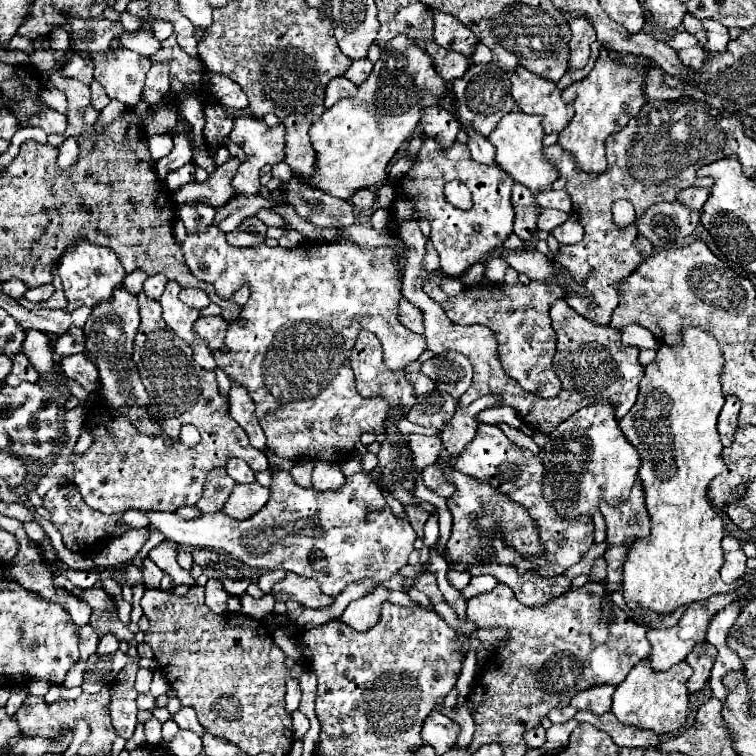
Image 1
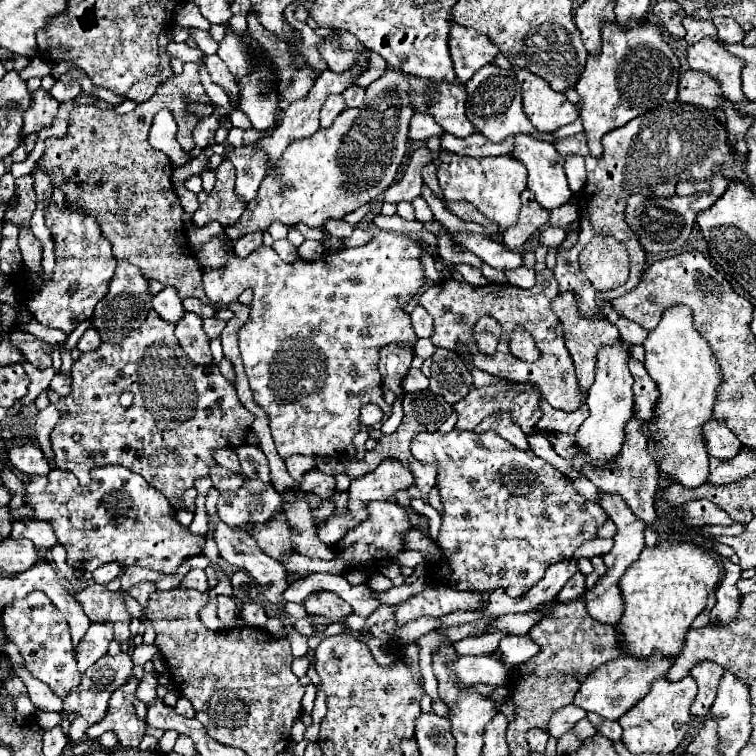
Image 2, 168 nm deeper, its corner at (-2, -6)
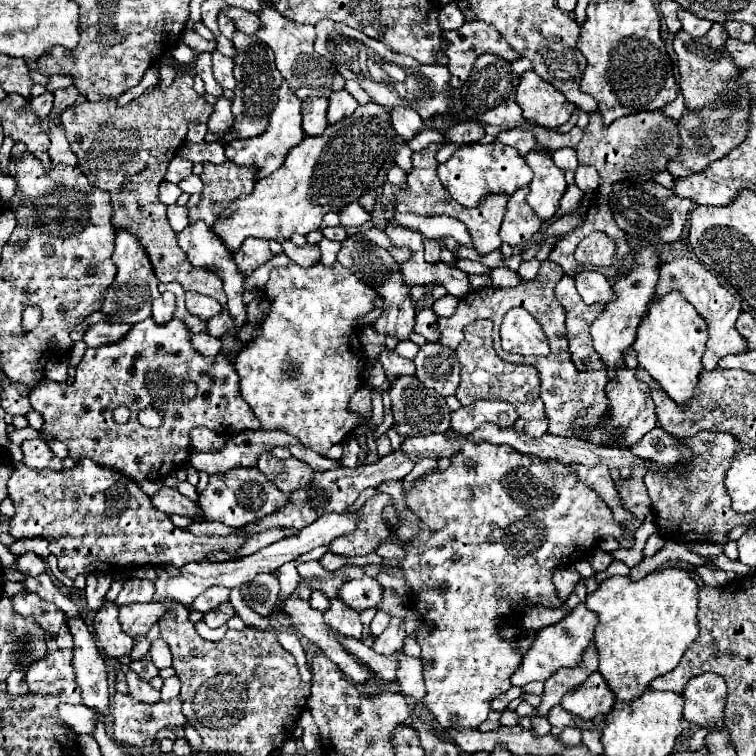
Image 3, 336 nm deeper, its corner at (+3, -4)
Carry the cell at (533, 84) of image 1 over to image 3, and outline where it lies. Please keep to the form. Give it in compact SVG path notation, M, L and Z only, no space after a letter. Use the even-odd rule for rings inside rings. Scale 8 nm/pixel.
M524 72L520 76L516 102L522 108L522 116L526 120L536 120L546 128L558 128L566 124L576 108L564 98L560 90L544 82L536 72Z

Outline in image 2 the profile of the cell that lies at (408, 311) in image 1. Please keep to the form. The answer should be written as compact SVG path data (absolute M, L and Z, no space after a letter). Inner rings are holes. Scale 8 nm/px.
M417 306L411 312L411 320L413 320L413 330L419 338L431 338L433 336L433 318L427 314L427 310L423 306Z

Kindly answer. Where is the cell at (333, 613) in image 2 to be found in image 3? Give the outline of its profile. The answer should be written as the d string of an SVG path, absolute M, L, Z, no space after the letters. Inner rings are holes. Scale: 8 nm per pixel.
M332 600L330 610L324 612L324 622L344 638L356 638L356 640L362 638L360 614L342 600Z

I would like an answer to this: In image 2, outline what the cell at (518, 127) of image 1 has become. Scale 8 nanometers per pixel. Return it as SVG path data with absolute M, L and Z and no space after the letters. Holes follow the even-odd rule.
M515 134L513 144L515 146L513 146L513 152L509 156L525 164L525 168L527 168L527 188L535 194L535 200L541 202L541 206L547 208L547 210L553 210L553 208L559 208L559 206L567 204L569 198L573 196L573 192L569 190L567 178L565 178L565 172L563 172L565 158L561 158L561 154L557 154L555 146L551 142L537 140L529 134Z

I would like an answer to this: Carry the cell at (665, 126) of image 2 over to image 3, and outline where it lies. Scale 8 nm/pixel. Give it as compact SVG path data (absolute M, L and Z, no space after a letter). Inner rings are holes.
M654 110L654 112L638 112L638 114L632 114L632 116L620 118L620 120L612 122L612 128L604 128L602 114L600 112L590 114L590 122L584 128L584 136L582 136L576 152L578 152L578 160L582 164L594 166L598 170L600 186L596 190L594 204L590 206L584 222L578 228L574 228L572 232L568 232L562 238L562 242L558 242L556 248L550 252L550 260L560 264L568 276L576 276L580 270L584 270L584 266L580 262L576 262L576 258L574 258L574 250L580 244L580 240L586 238L590 232L606 232L616 244L616 262L608 268L592 269L599 272L604 271L606 278L618 278L620 262L630 252L630 248L628 248L628 242L626 242L626 234L616 226L614 216L612 216L610 208L606 206L608 196L612 192L612 184L618 182L618 180L624 180L624 178L628 178L628 180L654 180L656 172L666 170L668 160L672 160L672 156L676 156L676 152L680 150L678 148L680 136L676 132L676 124L678 122L668 120L662 112Z

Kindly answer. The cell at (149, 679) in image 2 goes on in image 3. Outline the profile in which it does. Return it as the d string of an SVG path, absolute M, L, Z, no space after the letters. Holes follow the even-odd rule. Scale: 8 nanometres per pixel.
M144 654L140 660L132 660L132 662L130 662L130 668L136 670L142 680L148 680L148 682L150 682L154 676L158 676L158 668L156 668L154 662L150 660L150 654Z

